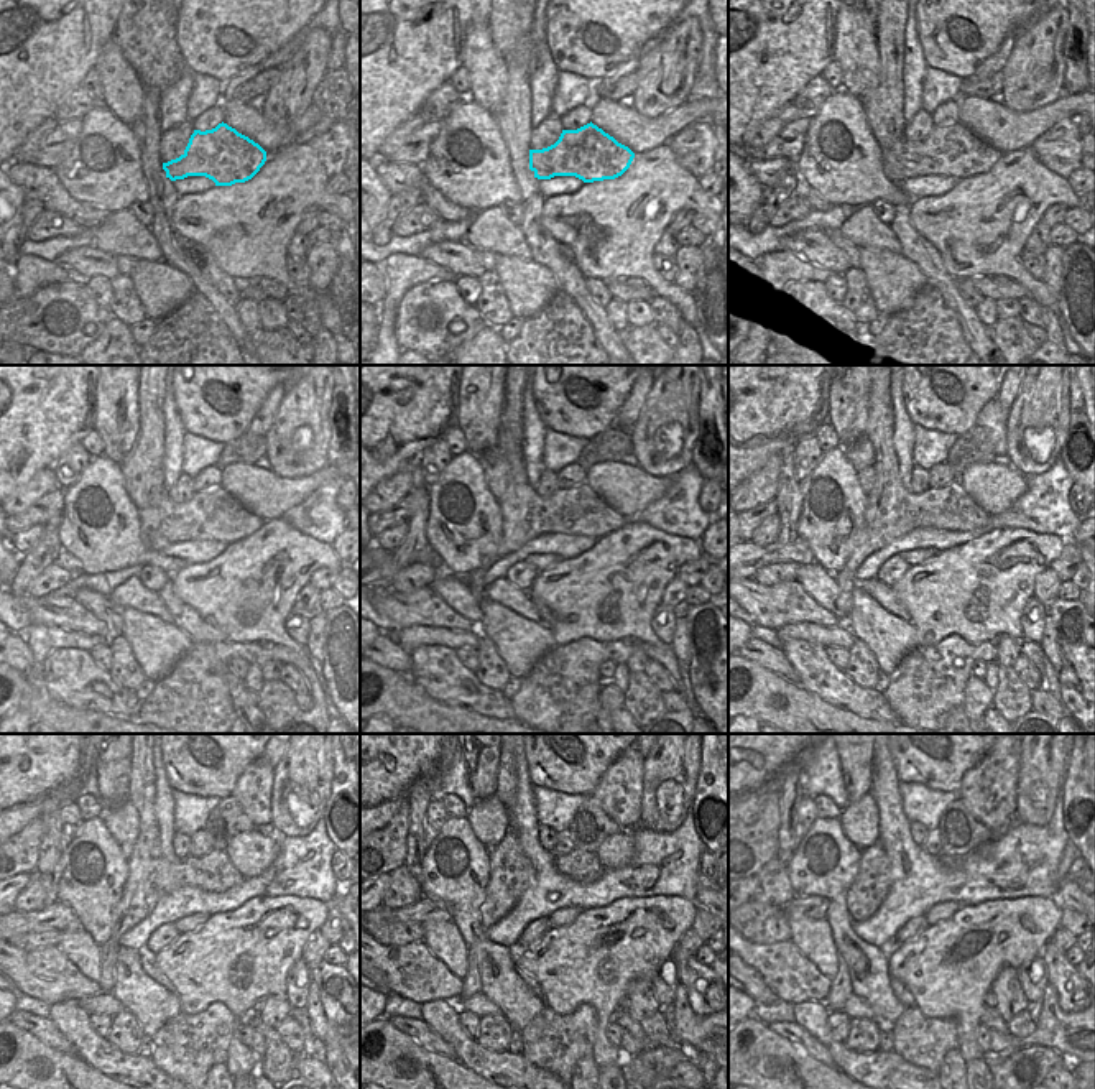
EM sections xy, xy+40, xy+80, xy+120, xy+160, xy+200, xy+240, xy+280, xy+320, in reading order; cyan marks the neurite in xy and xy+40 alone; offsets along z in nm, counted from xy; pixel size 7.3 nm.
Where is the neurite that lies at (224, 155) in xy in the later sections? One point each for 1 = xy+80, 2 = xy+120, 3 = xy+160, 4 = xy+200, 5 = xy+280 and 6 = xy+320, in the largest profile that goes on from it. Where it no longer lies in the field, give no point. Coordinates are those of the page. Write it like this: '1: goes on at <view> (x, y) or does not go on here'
1: goes on at xy+80 (956, 150)
2: goes on at xy+120 (211, 515)
3: goes on at xy+160 (577, 510)
4: goes on at xy+200 (949, 507)
5: goes on at xy+280 (581, 866)
6: goes on at xy+320 (951, 861)

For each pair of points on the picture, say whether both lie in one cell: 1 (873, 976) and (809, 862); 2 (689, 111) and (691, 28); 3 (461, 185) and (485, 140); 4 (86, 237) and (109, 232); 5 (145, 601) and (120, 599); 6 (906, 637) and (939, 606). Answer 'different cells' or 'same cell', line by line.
1: same cell
2: different cells
3: same cell
4: different cells
5: same cell
6: different cells

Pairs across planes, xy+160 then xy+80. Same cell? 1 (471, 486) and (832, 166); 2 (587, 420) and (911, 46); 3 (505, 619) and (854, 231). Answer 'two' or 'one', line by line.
1: one
2: two
3: two

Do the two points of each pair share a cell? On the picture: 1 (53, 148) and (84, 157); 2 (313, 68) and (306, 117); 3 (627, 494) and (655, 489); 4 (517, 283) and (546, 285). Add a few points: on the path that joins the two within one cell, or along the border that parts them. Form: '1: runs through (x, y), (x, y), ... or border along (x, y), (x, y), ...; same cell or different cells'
1: border along (81, 119), (76, 143), (53, 168); different cells
2: border along (311, 102), (291, 119), (272, 122); different cells
3: runs through (633, 489), (648, 489); same cell
4: runs through (523, 283), (540, 285); same cell

